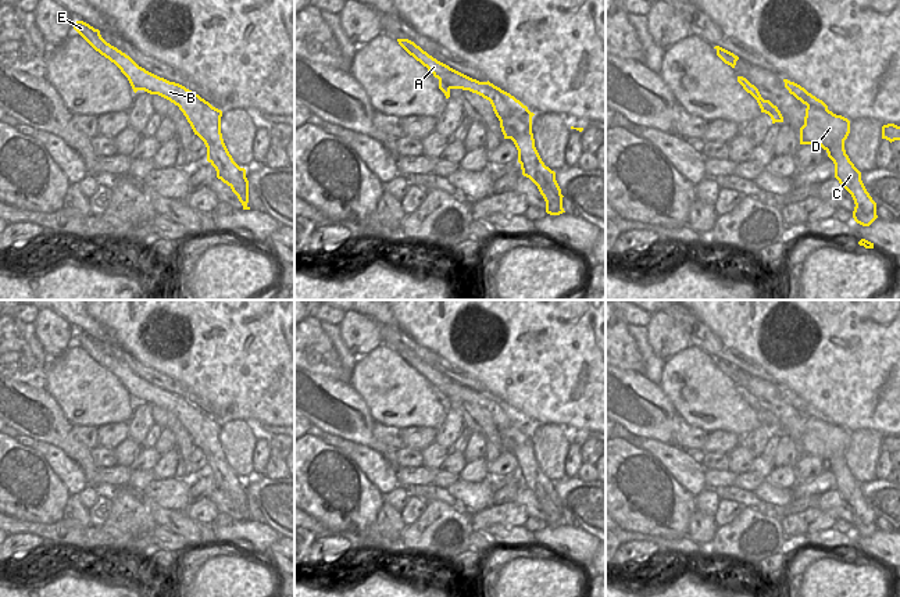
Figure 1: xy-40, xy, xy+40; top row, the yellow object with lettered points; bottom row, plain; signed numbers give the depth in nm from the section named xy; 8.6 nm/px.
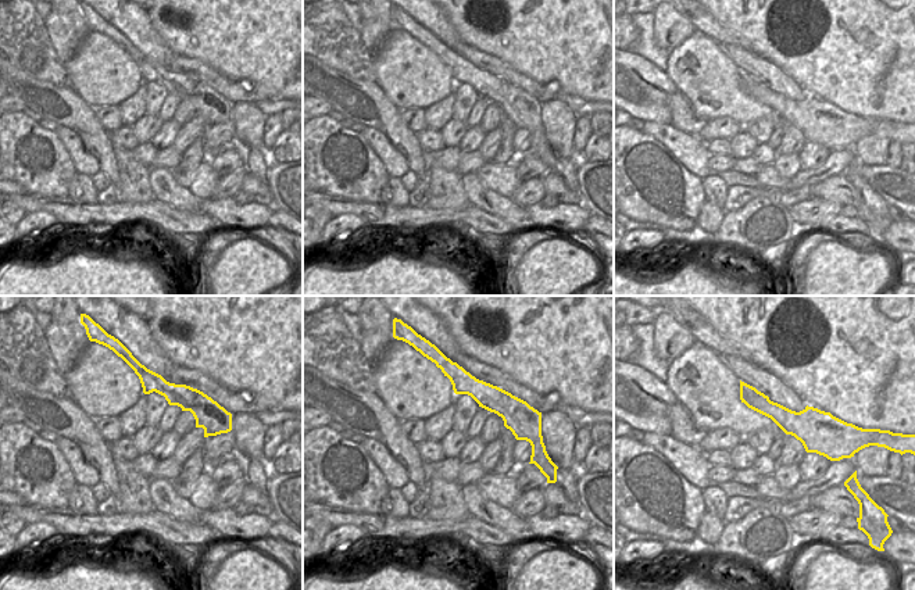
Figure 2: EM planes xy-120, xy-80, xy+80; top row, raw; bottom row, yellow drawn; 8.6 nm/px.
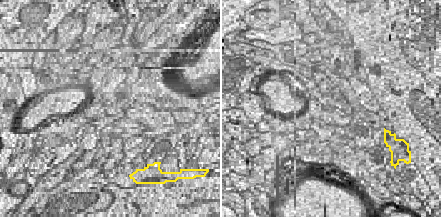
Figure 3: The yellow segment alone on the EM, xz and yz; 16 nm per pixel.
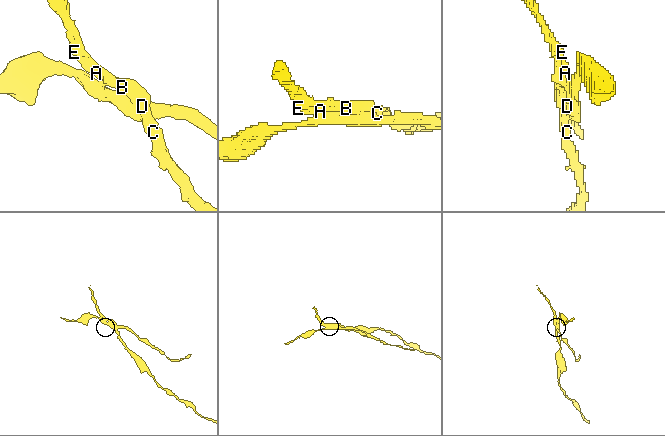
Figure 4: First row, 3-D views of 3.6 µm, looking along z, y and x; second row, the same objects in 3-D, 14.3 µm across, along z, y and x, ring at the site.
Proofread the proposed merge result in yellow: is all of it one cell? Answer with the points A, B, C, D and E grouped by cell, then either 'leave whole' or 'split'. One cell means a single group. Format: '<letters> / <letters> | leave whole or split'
A B C E / D | split

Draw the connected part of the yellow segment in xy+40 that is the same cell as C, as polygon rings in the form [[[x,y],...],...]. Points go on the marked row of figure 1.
[[[843,140],[833,143],[829,150],[829,158],[835,164],[835,178],[854,200],[854,221],[862,226],[869,226],[878,218],[876,203],[867,192],[861,180],[861,172],[854,167],[846,154]]]

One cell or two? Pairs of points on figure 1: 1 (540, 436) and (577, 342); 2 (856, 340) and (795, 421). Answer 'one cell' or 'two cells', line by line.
1: two cells
2: two cells

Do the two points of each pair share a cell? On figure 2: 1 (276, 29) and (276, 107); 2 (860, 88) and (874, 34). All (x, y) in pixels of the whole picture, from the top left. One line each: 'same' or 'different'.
1: different
2: same

